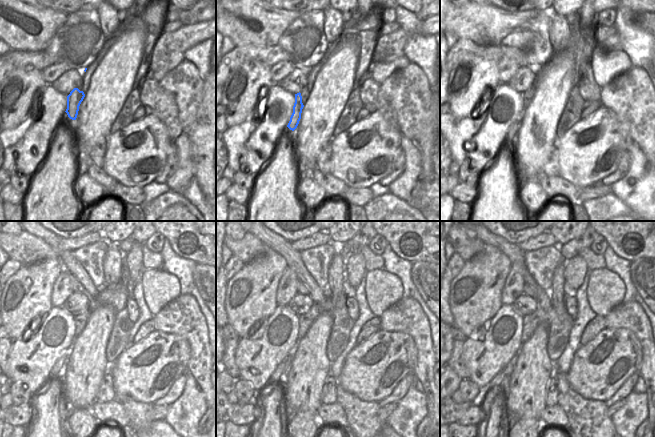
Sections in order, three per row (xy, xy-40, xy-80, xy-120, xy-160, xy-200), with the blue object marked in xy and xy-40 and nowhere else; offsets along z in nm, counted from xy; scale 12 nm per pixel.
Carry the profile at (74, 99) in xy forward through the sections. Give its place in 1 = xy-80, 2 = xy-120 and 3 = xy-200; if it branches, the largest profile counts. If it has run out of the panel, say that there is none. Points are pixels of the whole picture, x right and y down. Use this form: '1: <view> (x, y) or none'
1: xy-80 (511, 135)
2: xy-120 (59, 366)
3: xy-200 (496, 382)

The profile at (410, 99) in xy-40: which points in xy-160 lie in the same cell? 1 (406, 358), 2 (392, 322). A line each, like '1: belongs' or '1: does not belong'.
1: does not belong
2: belongs

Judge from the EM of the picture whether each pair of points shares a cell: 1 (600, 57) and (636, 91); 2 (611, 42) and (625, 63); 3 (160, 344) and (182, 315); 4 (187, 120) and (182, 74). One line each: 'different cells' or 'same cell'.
1: different cells
2: different cells
3: different cells
4: same cell

